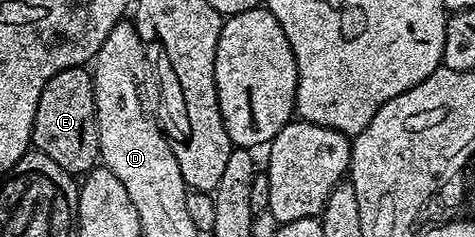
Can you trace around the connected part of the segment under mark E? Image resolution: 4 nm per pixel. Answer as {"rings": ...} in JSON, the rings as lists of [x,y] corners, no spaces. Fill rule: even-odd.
{"rings":[[[85,67],[63,69],[63,73],[55,73],[47,85],[43,85],[43,93],[39,93],[39,105],[35,109],[33,122],[32,146],[43,152],[55,165],[59,165],[74,177],[84,176],[98,166],[101,150],[99,149],[99,133],[97,132],[97,110],[93,96],[93,76]]]}

